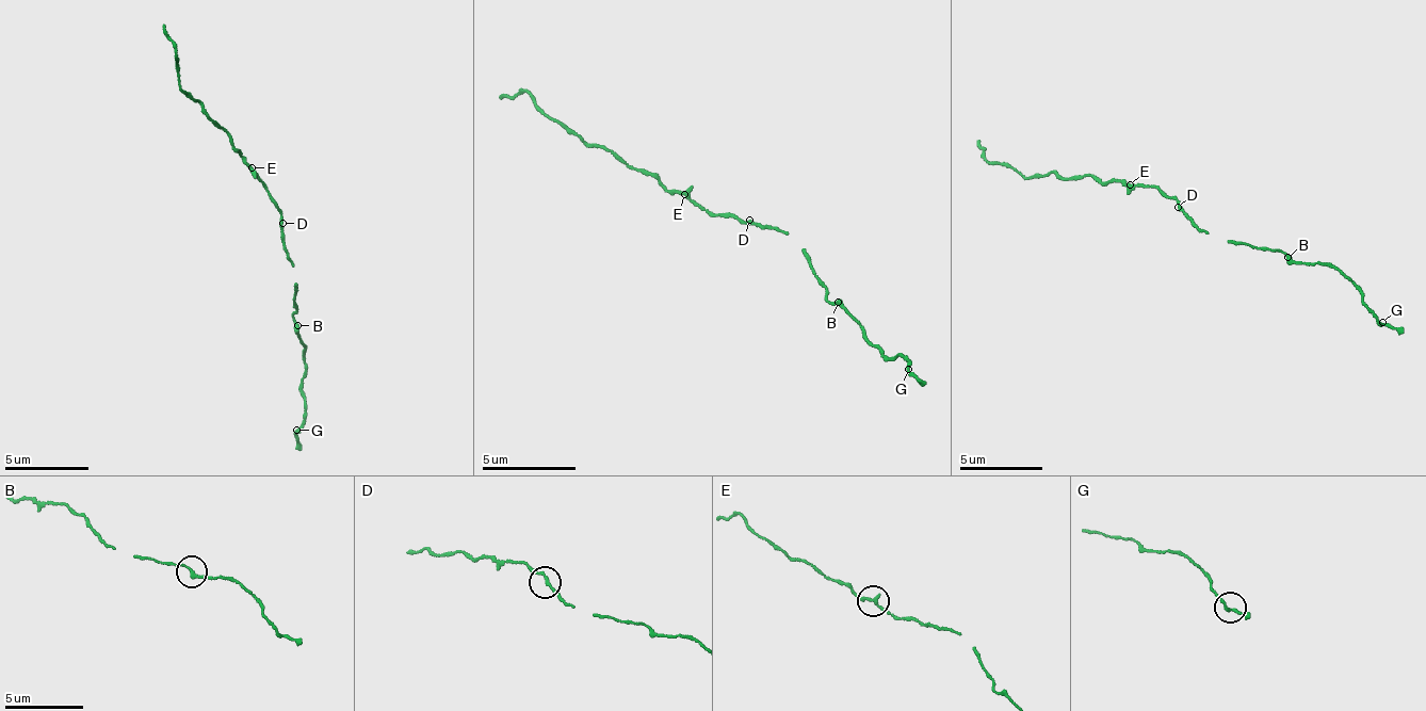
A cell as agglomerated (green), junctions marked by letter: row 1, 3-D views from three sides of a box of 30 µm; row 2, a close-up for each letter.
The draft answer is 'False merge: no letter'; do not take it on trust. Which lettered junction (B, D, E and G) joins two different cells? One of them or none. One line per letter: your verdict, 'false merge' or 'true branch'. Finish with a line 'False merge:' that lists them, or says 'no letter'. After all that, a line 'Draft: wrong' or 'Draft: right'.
B: true branch
D: true branch
E: true branch
G: true branch
False merge: no letter
Draft: right

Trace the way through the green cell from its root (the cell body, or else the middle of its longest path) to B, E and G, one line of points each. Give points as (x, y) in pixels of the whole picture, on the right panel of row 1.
B: (1181, 208), (1181, 215), (1209, 233), (1281, 253), (1287, 257)
E: (1181, 208), (1181, 204), (1152, 187), (1129, 184)
G: (1181, 208), (1181, 215), (1209, 233), (1341, 273), (1363, 292), (1363, 303), (1382, 322)

